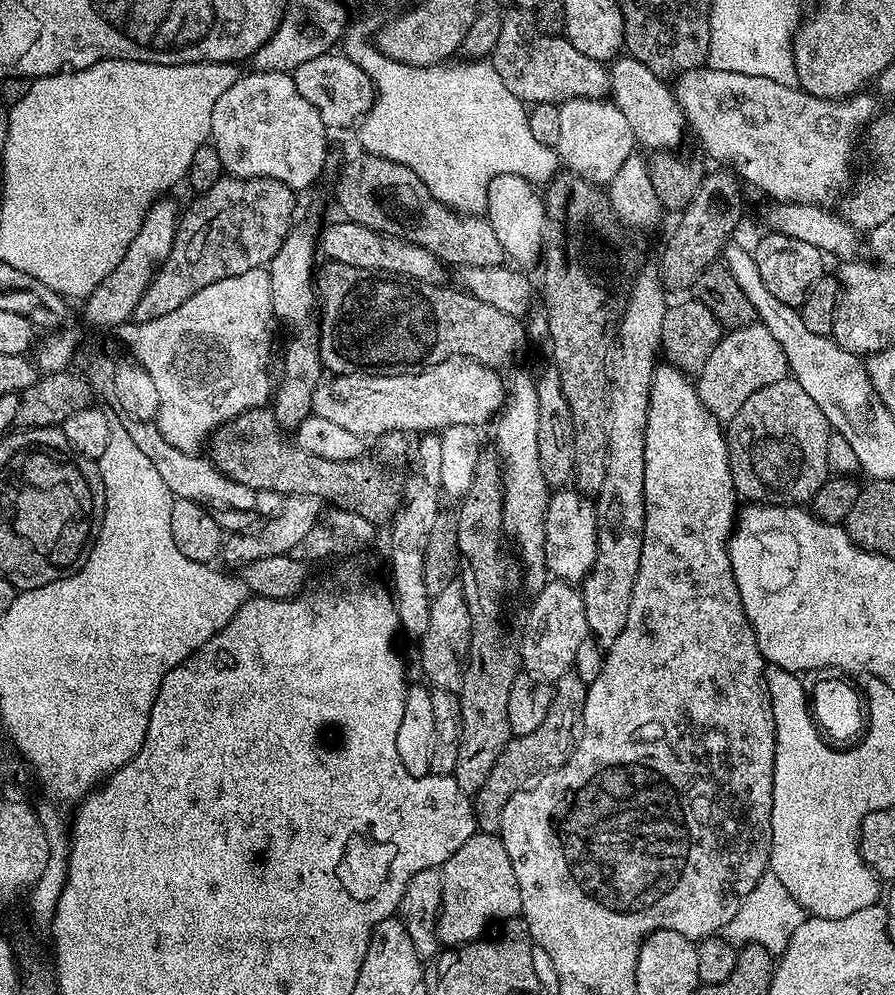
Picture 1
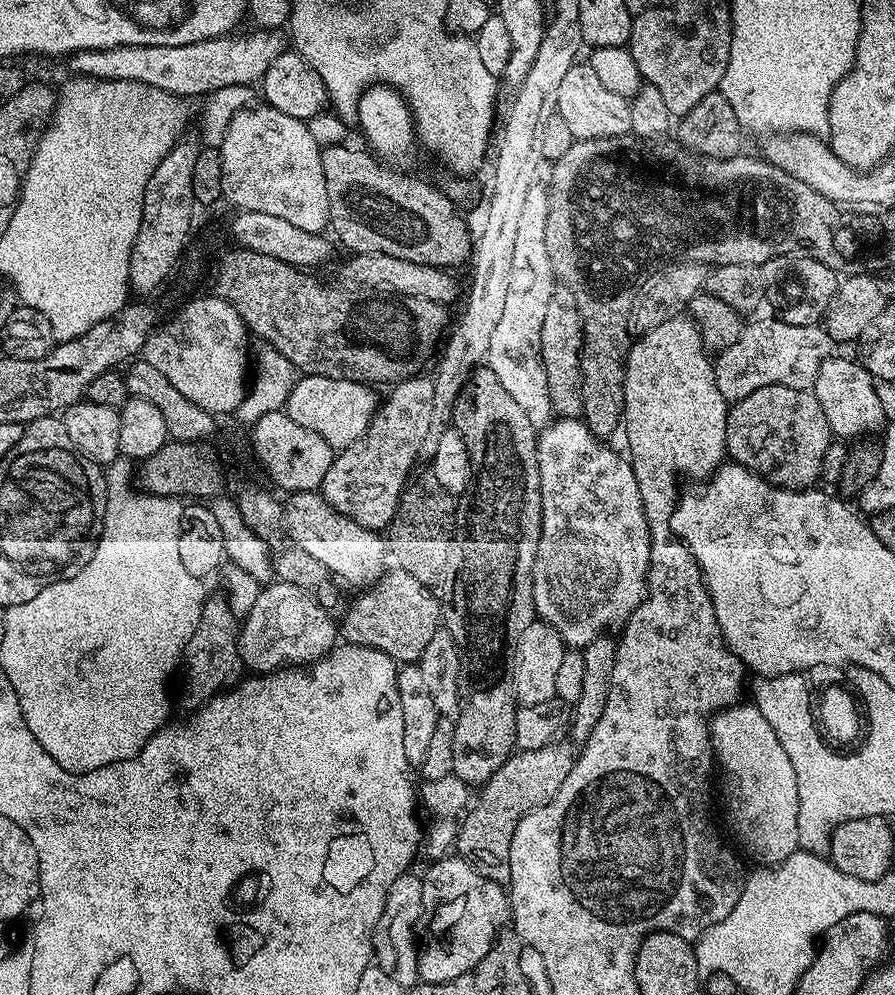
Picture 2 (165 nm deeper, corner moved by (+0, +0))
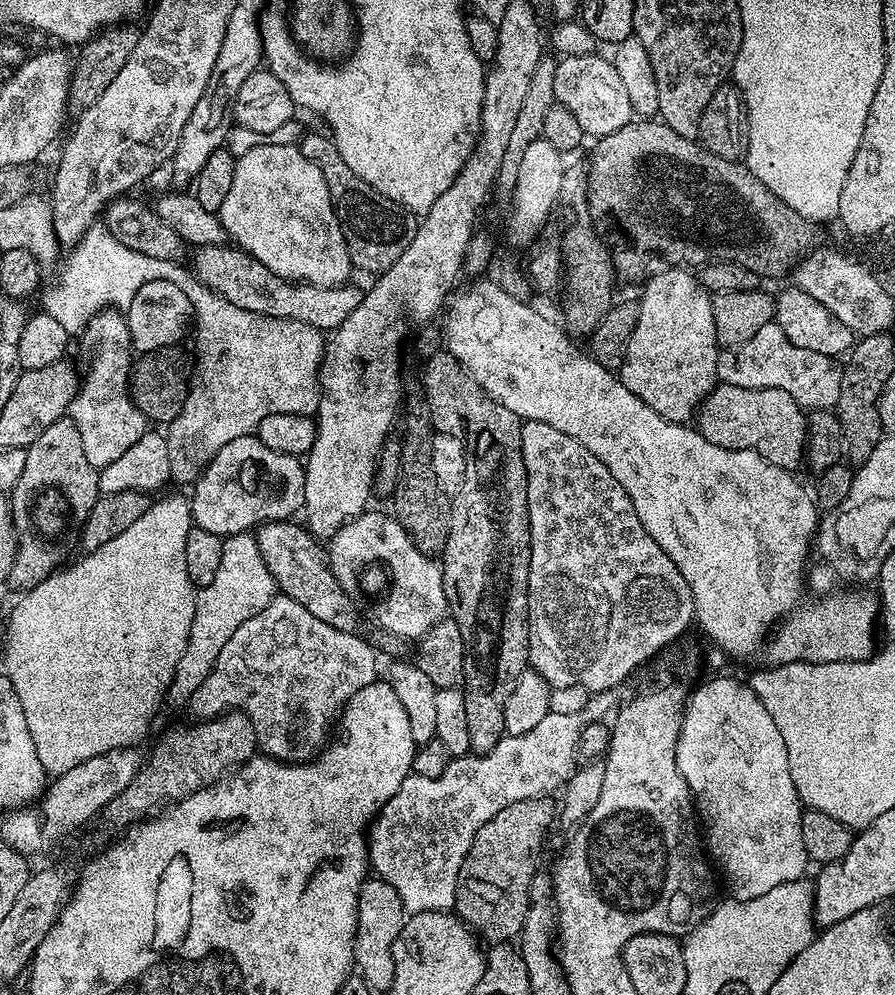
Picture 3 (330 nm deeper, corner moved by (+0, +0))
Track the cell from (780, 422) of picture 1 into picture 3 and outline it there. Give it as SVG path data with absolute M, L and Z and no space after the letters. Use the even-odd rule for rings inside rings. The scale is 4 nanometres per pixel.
M720 382L698 409L698 431L714 446L750 450L774 466L796 470L806 460L808 416L786 390L743 388Z

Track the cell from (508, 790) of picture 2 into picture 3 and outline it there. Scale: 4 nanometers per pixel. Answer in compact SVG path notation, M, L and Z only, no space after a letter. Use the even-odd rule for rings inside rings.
M535 796L522 802L514 802L506 806L506 810L498 810L490 822L486 822L474 834L474 842L466 854L460 867L456 883L455 915L459 916L481 941L495 946L517 939L526 922L528 905L532 898L532 879L538 875L536 863L540 860L540 847L548 836L548 827L554 824L554 808L548 796Z

